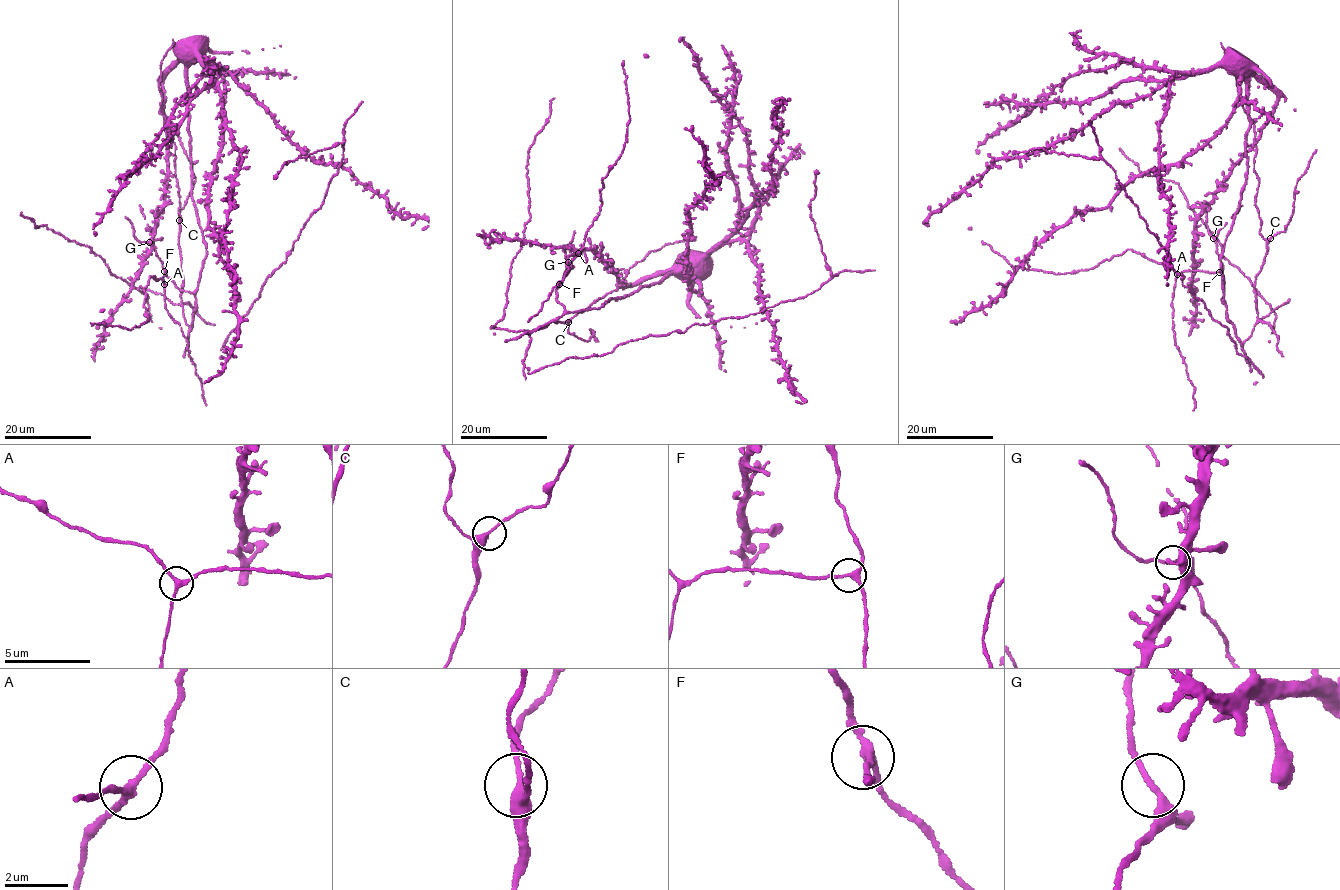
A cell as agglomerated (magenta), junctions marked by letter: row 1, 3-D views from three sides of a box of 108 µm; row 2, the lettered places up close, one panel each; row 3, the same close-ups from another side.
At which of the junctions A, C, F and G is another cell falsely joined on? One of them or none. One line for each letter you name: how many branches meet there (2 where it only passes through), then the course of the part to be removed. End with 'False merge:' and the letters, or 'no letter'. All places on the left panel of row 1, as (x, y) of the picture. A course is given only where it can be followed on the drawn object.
False merge: no letter

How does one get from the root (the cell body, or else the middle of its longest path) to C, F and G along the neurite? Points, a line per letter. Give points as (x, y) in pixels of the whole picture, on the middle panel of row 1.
C: (651, 277), (627, 286), (619, 281), (619, 287), (577, 312), (568, 322)
F: (651, 277), (674, 272), (619, 298), (609, 298), (595, 309), (570, 313), (558, 303), (556, 289), (559, 284)
G: (651, 277), (674, 272), (619, 298), (609, 298), (595, 309), (570, 313), (558, 303), (556, 289), (568, 262)

